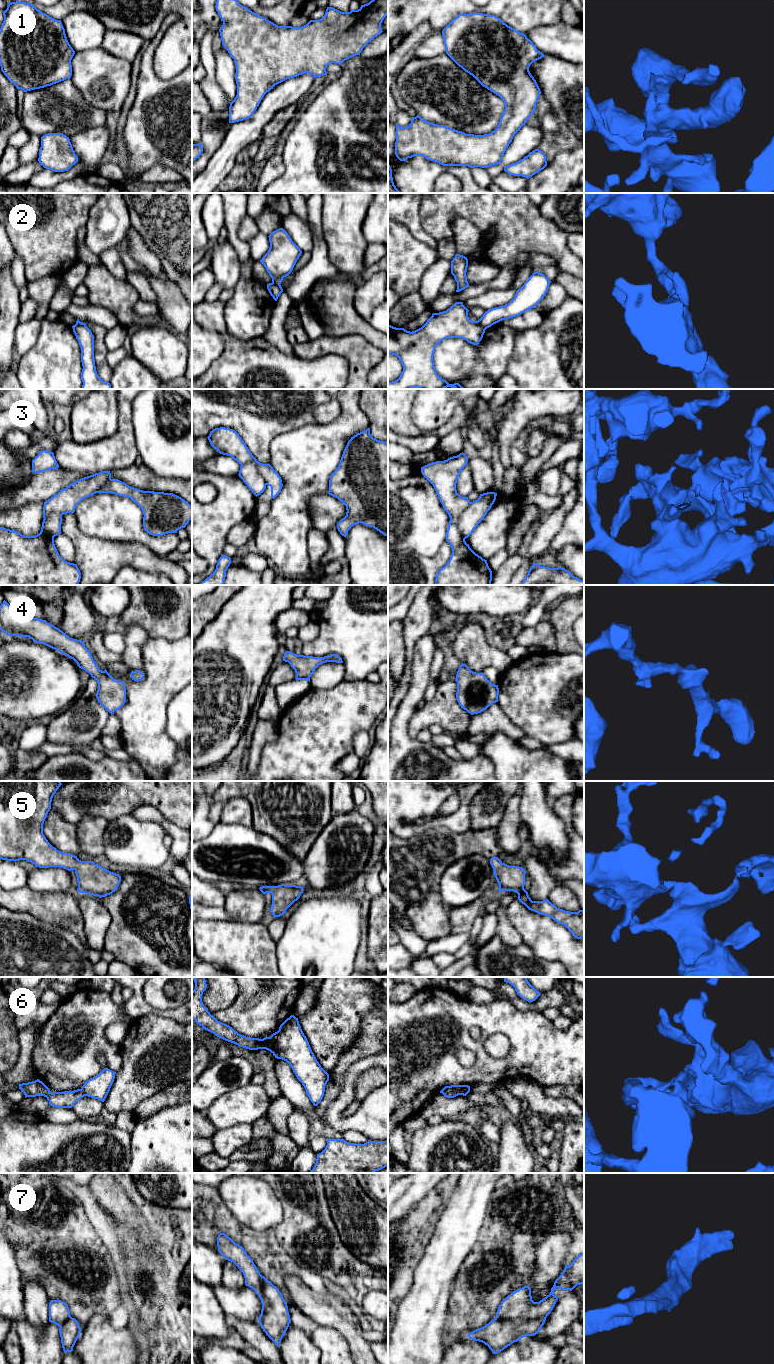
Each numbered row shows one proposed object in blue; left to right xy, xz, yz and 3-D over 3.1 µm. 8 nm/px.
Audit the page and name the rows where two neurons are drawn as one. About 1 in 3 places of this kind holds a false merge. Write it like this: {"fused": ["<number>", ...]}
{"fused": ["2", "3", "6"]}

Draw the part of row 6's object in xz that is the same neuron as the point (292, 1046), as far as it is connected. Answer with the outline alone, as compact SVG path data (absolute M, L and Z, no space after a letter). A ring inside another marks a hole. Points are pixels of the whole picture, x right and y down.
M294 1015L280 1025L273 1055L291 1066L297 1079L304 1086L310 1101L317 1106L324 1096L329 1074L317 1061L298 1018Z

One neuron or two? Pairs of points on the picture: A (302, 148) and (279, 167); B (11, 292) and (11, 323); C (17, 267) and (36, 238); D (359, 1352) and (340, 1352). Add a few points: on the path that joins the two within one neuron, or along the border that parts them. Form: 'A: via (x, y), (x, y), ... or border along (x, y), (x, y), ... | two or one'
A: border along (282, 155), (284, 173), (271, 182) | two
B: via (11, 300), (11, 315) | one
C: border along (16, 252), (21, 259), (24, 277), (27, 282) | two
D: border along (338, 1332), (344, 1338), (351, 1353) | two

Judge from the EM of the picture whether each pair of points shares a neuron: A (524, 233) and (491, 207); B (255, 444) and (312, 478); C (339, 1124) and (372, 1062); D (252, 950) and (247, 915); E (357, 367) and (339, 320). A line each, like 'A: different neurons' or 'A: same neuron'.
A: same neuron
B: different neurons
C: same neuron
D: different neurons
E: different neurons

